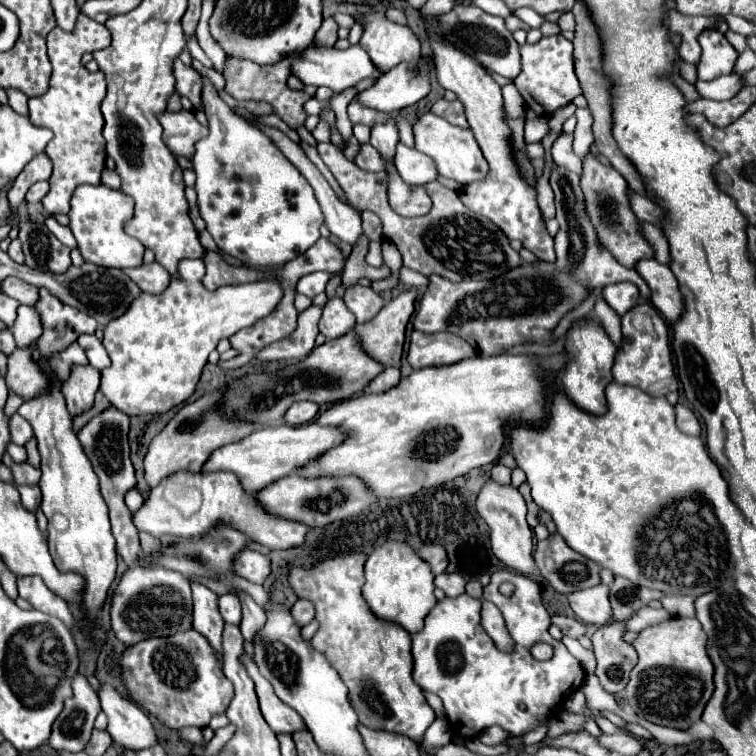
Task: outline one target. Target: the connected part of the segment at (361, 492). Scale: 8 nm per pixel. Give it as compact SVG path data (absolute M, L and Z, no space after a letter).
M290 474L284 480L276 480L274 484L258 492L256 498L268 512L302 522L306 526L326 526L336 520L358 516L358 512L366 510L374 502L374 494L370 492L370 488L356 476L304 478L298 474Z

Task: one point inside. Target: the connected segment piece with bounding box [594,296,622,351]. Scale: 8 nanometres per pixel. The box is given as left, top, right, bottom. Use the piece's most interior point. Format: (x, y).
(608, 318)

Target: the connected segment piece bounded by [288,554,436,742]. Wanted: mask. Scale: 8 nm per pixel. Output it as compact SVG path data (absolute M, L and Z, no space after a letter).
M344 554L330 560L322 560L314 568L292 568L288 582L298 598L306 598L316 606L316 620L320 622L318 632L312 638L312 646L322 652L338 670L340 678L348 686L348 698L360 724L374 730L398 732L402 736L410 736L410 740L420 742L428 726L436 720L434 710L426 702L422 688L412 680L412 654L410 654L410 634L398 624L390 624L386 620L374 618L362 600L362 584L364 584L364 554Z

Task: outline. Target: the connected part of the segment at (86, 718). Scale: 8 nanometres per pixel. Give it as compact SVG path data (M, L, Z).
M78 674L72 682L74 696L66 700L66 706L52 726L54 748L68 752L82 752L94 730L94 718L98 716L100 698L88 680Z

